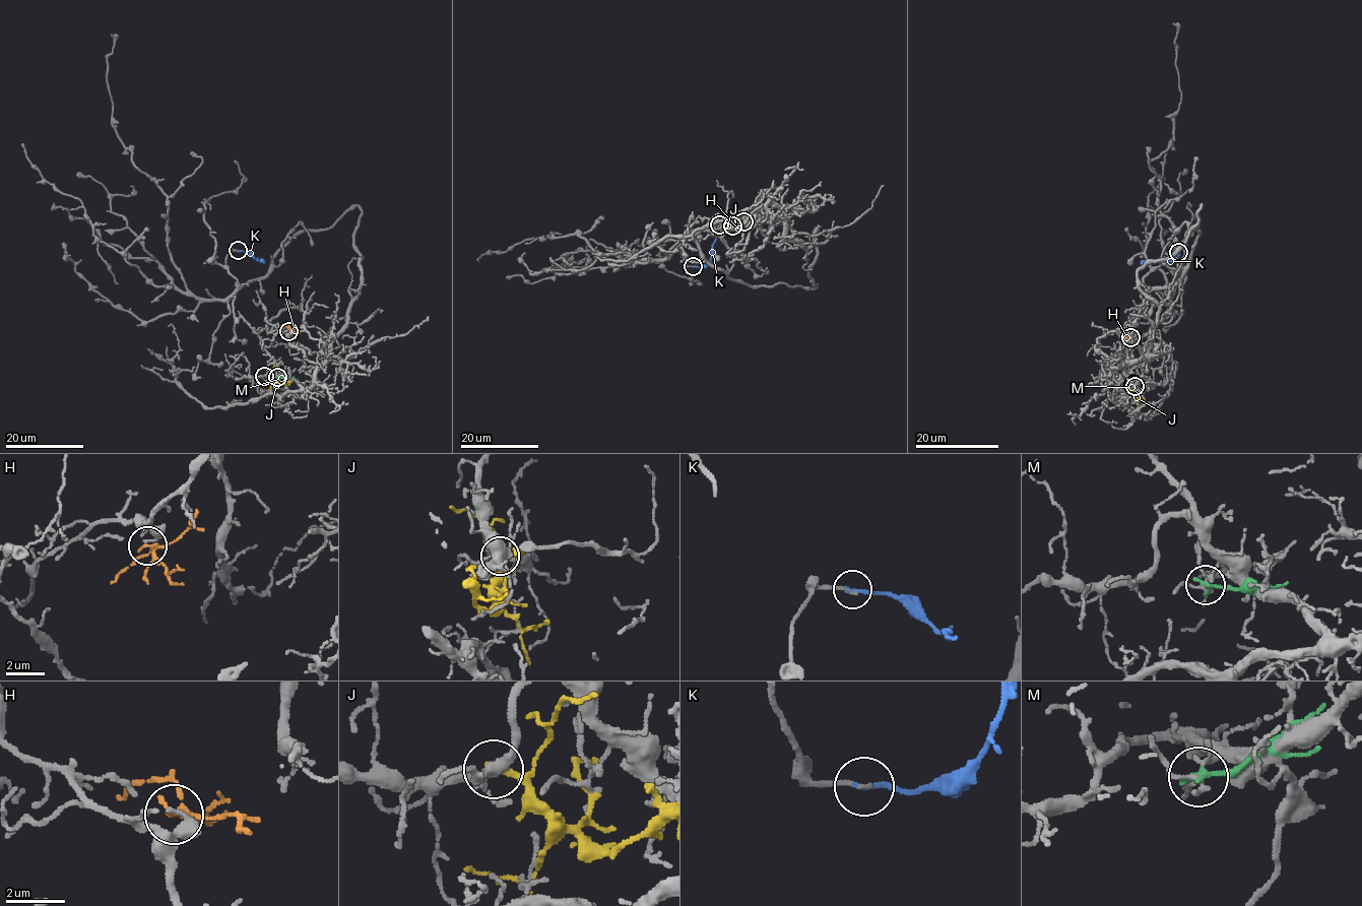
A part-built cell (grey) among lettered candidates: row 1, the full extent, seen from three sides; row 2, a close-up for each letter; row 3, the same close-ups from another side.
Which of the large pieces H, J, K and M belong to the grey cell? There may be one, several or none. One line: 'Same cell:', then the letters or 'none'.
Same cell: H, K

